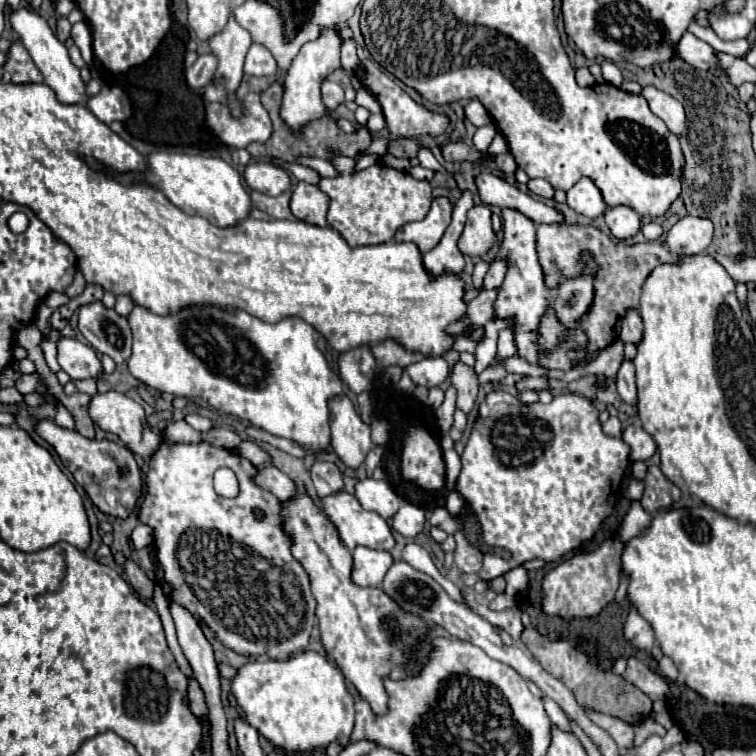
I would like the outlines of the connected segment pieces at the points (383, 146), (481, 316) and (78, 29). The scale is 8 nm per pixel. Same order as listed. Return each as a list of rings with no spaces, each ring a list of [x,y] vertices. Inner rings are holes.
[[[380,137],[372,138],[371,145],[365,150],[364,153],[377,154],[379,156],[384,156],[387,153],[389,146],[389,140]]]
[[[492,288],[492,290],[482,290],[470,304],[468,304],[468,312],[466,318],[448,326],[448,332],[454,336],[462,336],[466,328],[470,326],[484,326],[486,322],[490,322],[496,316],[496,296],[498,296],[500,288]]]
[[[78,22],[78,24],[72,26],[72,40],[80,48],[84,62],[92,62],[94,60],[94,54],[92,54],[92,36],[90,36],[90,30],[88,30],[86,22]]]

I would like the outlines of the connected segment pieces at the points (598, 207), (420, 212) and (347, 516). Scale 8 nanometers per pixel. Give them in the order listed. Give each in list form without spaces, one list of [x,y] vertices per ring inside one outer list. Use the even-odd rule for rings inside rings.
[[[582,178],[566,194],[568,194],[566,204],[578,214],[596,218],[596,216],[602,216],[606,212],[606,202],[600,194],[600,188],[590,178]]]
[[[330,152],[330,162],[338,172],[336,178],[320,178],[318,182],[318,188],[330,198],[326,220],[352,248],[392,242],[398,228],[424,218],[430,208],[432,188],[428,182],[416,180],[410,174],[384,164],[356,170],[356,158],[336,152]]]
[[[338,492],[324,498],[322,510],[336,524],[340,540],[348,550],[354,550],[356,546],[374,550],[394,548],[394,536],[388,522],[378,514],[364,510],[348,492]]]

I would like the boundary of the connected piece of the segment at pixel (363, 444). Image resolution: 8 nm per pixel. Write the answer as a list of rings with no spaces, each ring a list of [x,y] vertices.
[[[346,396],[332,398],[330,428],[332,448],[338,460],[348,468],[358,468],[364,462],[366,454],[374,448],[374,444],[370,440],[370,426],[360,420]]]

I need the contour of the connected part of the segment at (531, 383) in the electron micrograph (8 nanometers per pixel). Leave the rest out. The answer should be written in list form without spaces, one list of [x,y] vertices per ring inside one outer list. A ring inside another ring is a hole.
[[[524,376],[522,380],[515,383],[516,389],[521,392],[524,388],[538,388],[538,390],[549,389],[548,380],[545,377]]]

